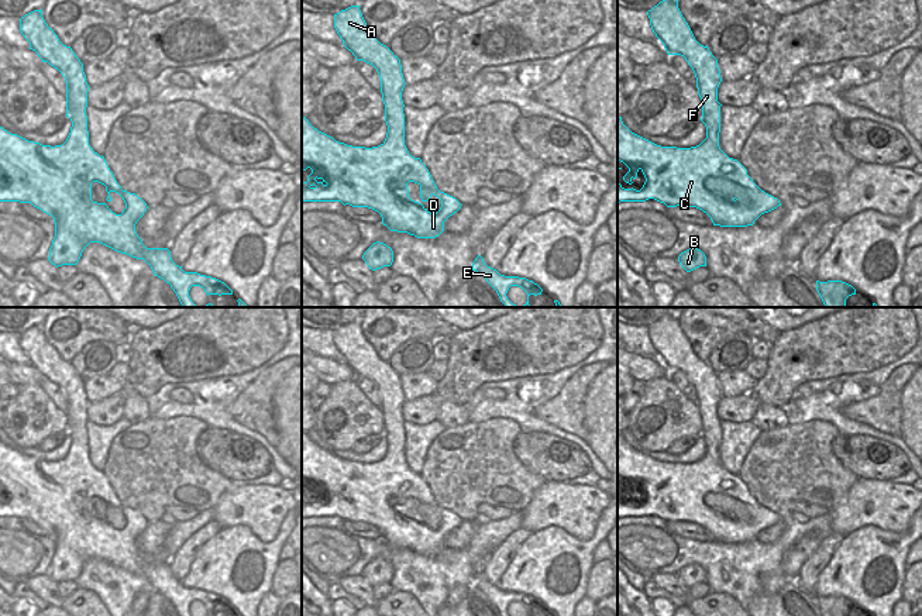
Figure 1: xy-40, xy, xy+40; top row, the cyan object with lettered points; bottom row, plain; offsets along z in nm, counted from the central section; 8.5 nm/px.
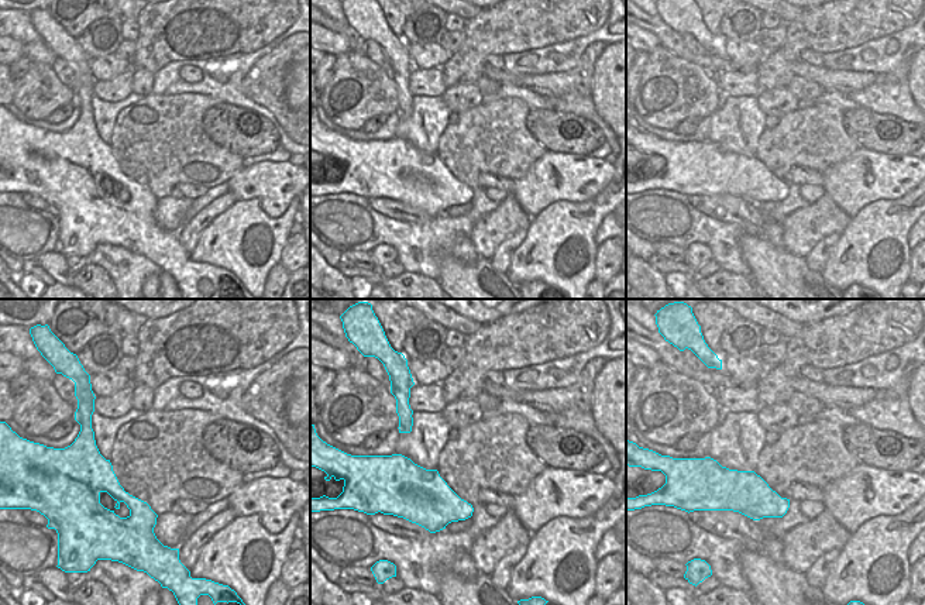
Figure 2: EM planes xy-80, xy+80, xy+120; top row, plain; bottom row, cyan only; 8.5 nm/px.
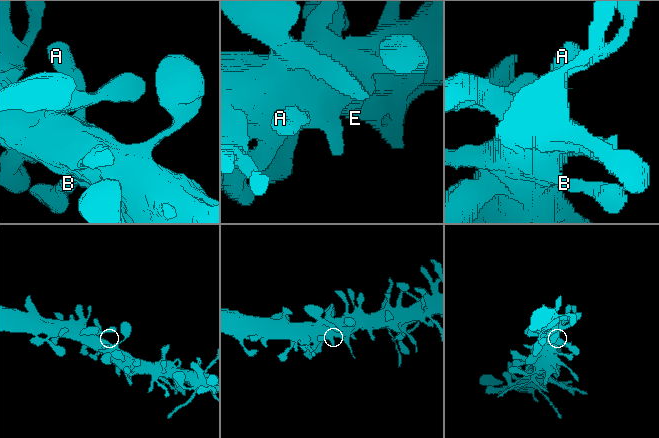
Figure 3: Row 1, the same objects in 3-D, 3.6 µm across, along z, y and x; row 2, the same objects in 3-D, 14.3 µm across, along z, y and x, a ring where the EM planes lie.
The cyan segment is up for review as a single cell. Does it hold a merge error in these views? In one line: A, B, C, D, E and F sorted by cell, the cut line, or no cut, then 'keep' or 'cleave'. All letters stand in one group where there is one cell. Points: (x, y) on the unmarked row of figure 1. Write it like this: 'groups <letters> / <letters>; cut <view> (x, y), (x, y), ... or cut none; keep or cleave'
groups A B C D E F; cut none; keep

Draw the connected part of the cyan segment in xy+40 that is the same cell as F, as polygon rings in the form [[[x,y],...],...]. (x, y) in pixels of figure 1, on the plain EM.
[[[665,314],[647,327],[650,341],[656,352],[663,358],[668,371],[681,371],[692,383],[696,393],[698,410],[702,420],[701,437],[706,443],[706,454],[696,462],[677,464],[657,461],[632,448],[617,433],[617,475],[623,478],[629,488],[623,496],[632,500],[641,486],[646,498],[640,506],[625,505],[617,499],[617,519],[646,517],[654,515],[667,523],[685,520],[706,529],[713,541],[720,543],[747,543],[764,529],[778,522],[780,516],[761,506],[747,491],[747,485],[733,474],[729,474],[719,462],[720,448],[720,419],[718,417],[718,403],[722,398],[718,375],[712,371],[708,361],[701,361],[688,338],[678,324],[678,314]]]

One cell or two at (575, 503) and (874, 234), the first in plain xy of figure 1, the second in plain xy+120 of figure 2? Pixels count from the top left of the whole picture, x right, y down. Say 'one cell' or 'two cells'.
two cells

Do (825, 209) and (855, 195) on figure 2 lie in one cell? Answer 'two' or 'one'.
two

